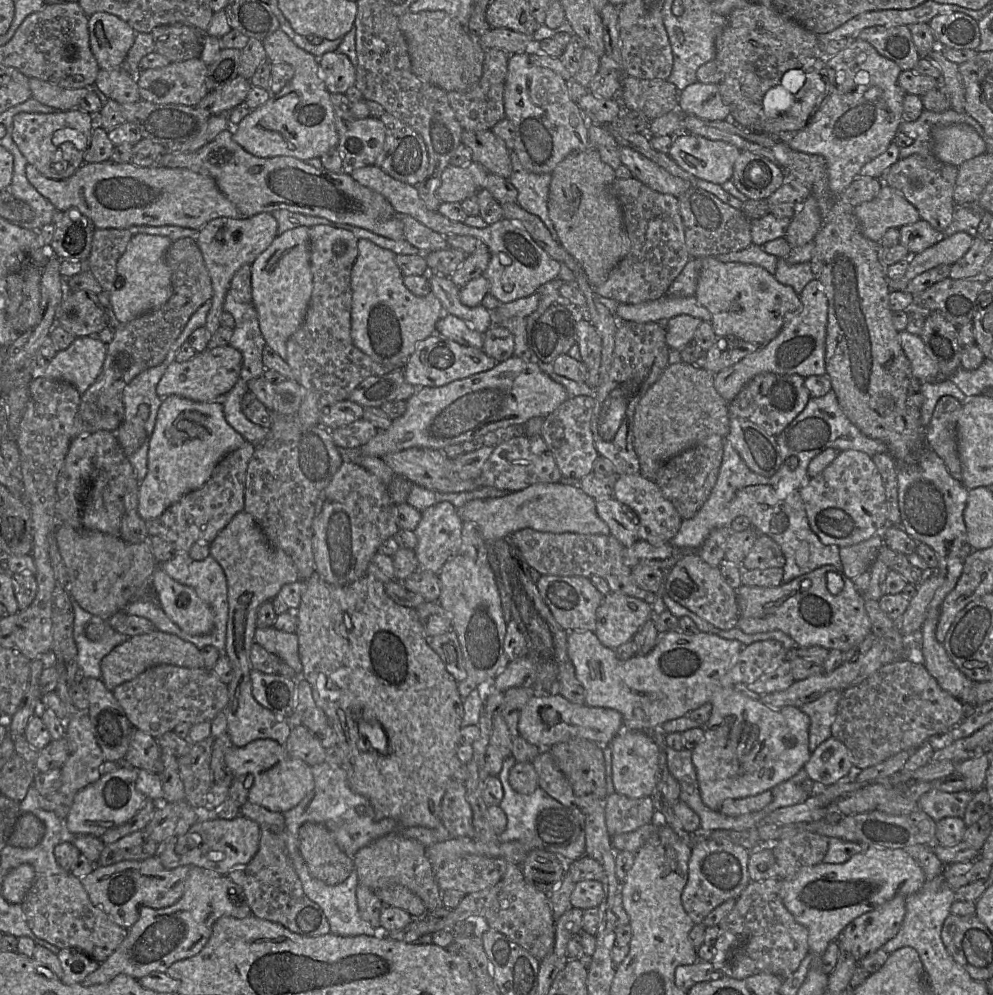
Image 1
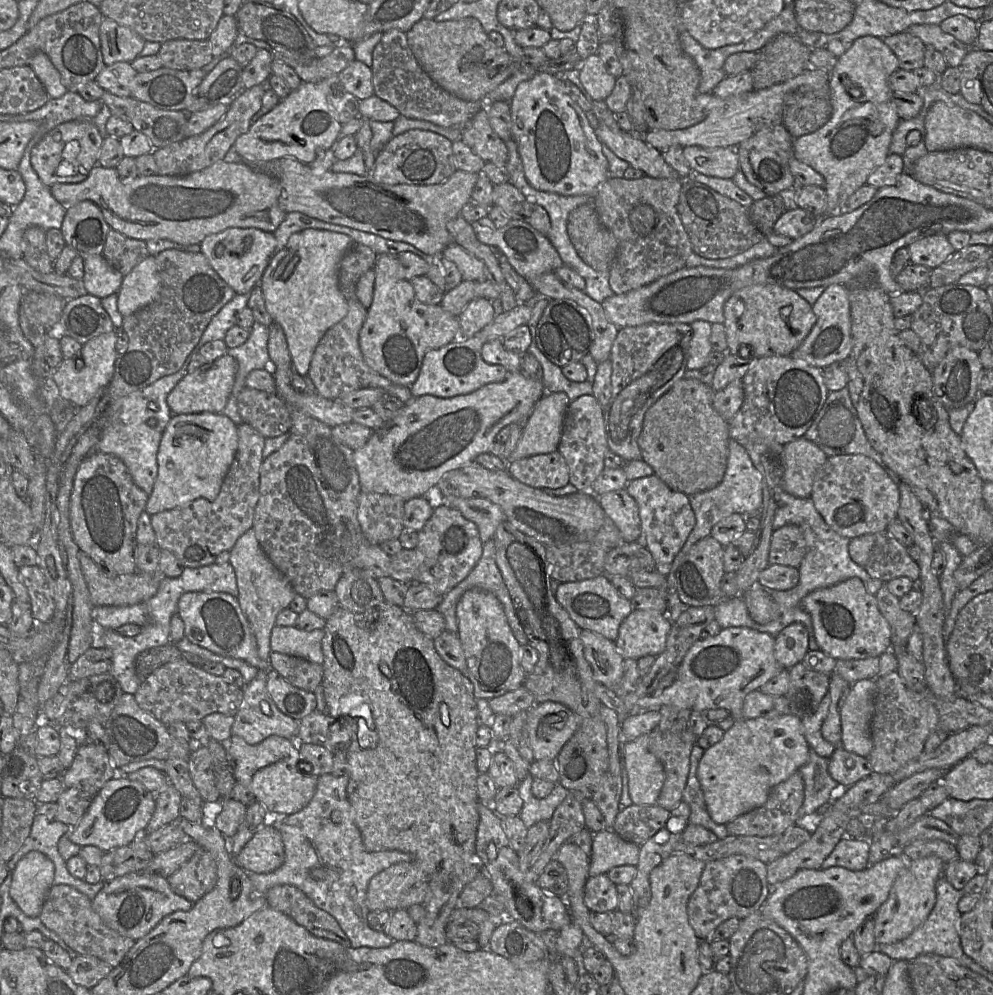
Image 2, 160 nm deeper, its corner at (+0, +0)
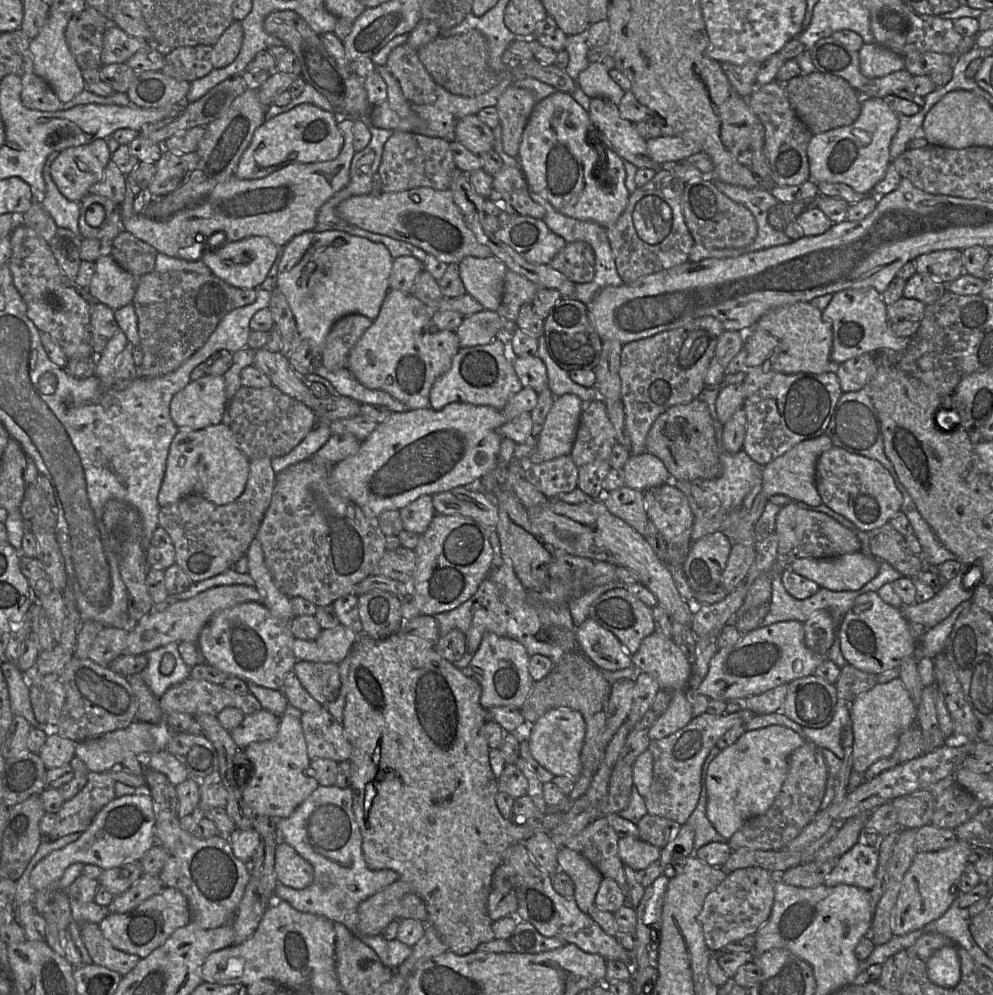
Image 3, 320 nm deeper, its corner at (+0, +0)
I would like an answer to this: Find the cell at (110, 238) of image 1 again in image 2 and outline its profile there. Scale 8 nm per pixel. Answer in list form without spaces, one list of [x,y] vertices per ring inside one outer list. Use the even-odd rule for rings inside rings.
[[[111,229],[101,255],[114,269],[125,276],[150,254],[144,240],[130,238]]]

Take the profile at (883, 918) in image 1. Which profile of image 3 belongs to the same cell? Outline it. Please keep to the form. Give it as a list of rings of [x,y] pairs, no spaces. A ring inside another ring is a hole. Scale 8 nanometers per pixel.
[[[958,840],[953,846],[936,852],[919,852],[905,873],[894,908],[893,936],[902,936],[920,929],[941,917],[960,895],[959,879],[968,863],[973,846]]]

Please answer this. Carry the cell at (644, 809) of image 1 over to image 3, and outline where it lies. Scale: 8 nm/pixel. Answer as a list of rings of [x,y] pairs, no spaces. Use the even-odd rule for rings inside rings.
[[[647,813],[636,824],[638,838],[660,849],[665,847],[680,831],[681,825],[671,819]]]

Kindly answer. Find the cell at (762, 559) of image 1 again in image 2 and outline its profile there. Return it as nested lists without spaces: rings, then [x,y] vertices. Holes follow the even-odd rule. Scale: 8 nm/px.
[[[785,525],[772,533],[769,564],[797,568],[814,542],[815,534],[809,526]]]

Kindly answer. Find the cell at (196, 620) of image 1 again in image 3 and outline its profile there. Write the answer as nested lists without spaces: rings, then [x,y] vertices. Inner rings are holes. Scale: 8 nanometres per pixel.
[[[244,602],[216,613],[200,632],[196,645],[205,656],[206,663],[225,672],[228,676],[266,688],[281,690],[286,674],[293,671],[297,661],[293,652],[294,639],[290,621],[274,617],[262,603]]]

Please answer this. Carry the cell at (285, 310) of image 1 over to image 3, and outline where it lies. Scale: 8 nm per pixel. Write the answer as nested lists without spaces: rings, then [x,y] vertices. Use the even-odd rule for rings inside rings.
[[[343,231],[305,232],[295,236],[283,247],[278,266],[276,287],[285,296],[294,315],[302,340],[311,347],[315,364],[321,363],[321,354],[332,326],[346,315],[360,314],[375,320],[390,289],[389,277],[393,258],[381,243],[354,236]]]

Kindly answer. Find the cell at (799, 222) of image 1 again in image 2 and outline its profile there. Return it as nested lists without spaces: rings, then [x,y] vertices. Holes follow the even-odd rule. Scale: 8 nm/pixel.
[[[867,35],[854,40],[849,49],[840,57],[830,72],[828,86],[832,115],[828,122],[817,131],[794,139],[794,156],[812,167],[825,179],[827,196],[826,215],[836,214],[842,204],[858,188],[867,184],[867,178],[881,166],[890,154],[890,143],[900,117],[893,101],[889,77],[899,69],[894,52],[881,38]]]

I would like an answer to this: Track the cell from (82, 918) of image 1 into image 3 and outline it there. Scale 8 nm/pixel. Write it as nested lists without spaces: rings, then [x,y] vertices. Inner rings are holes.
[[[85,922],[78,925],[82,942],[94,964],[116,971],[121,976],[137,965],[140,957],[114,948],[97,924]]]

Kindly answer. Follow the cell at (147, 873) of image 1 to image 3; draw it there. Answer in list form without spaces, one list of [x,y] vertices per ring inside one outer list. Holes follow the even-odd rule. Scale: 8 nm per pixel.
[[[164,886],[158,894],[130,912],[109,913],[100,922],[99,928],[114,948],[144,958],[163,945],[176,929],[186,926],[189,922],[190,911],[186,897],[179,890]]]

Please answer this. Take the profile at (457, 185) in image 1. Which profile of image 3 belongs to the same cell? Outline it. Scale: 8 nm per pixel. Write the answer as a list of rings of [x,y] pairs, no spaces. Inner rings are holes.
[[[420,187],[402,192],[382,193],[379,196],[352,196],[338,205],[337,215],[361,229],[407,242],[446,264],[458,264],[468,256],[493,256],[491,250],[480,244],[467,227],[450,189],[442,191]]]

